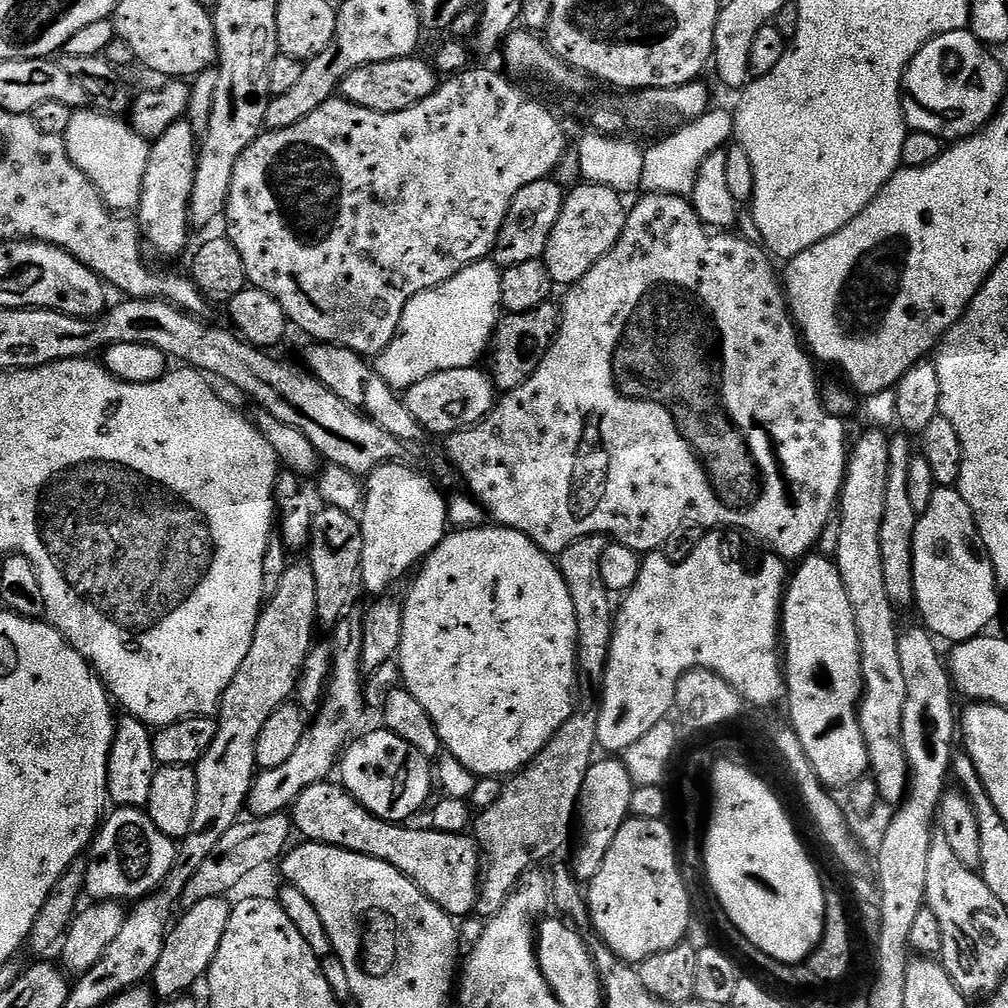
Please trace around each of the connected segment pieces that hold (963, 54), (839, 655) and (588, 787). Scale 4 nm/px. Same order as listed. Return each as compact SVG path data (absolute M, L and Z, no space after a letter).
M967 30L942 34L926 42L904 71L902 103L909 129L955 142L986 127L1006 100L1004 68L988 52Z
M809 554L795 565L796 573L794 571L791 573L782 597L780 630L782 633L782 667L784 669L784 682L786 685L786 704L788 700L788 716L792 719L789 720L790 727L798 734L798 738L802 742L802 750L806 750L806 758L810 758L810 766L814 766L814 770L818 774L820 781L824 783L824 787L829 790L837 790L836 788L844 787L844 789L847 789L855 784L857 780L865 779L866 773L869 771L868 751L866 750L866 742L862 738L860 713L858 711L862 699L860 643L858 642L858 630L854 626L854 610L850 610L850 598L846 598L846 586L842 586L840 571L829 557L827 560L824 556L816 555Z
M597 759L586 770L586 782L582 782L580 803L576 805L574 832L577 840L570 871L580 882L591 882L598 870L602 870L602 862L606 862L606 854L618 830L622 830L622 826L630 819L630 798L634 787L632 774L626 770L623 759L604 759L608 760Z

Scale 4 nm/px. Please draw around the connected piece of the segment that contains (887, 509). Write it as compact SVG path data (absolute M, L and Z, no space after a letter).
M896 434L896 437L893 435L888 441L890 446L890 470L888 471L888 477L886 478L886 506L882 506L882 530L878 530L878 546L882 550L882 578L886 578L886 594L892 607L896 610L902 610L902 608L912 608L916 595L914 594L914 530L916 529L916 522L918 519L918 514L914 510L914 506L910 503L910 493L909 493L909 483L910 483L910 462L914 459L914 448L910 445L909 437L904 434Z

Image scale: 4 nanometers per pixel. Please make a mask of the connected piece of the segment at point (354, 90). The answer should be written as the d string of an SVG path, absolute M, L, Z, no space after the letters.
M415 55L403 56L401 60L390 62L374 62L370 66L358 66L358 70L350 70L341 82L338 92L354 106L362 106L375 112L397 112L406 110L422 98L430 98L438 87L438 73L431 63L416 60Z

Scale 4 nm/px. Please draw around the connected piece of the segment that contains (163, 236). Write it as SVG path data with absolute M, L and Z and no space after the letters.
M187 119L170 125L166 134L151 141L148 150L148 165L142 178L138 223L145 241L151 247L153 244L164 256L180 256L188 244L188 204L192 201L197 155L198 137Z

